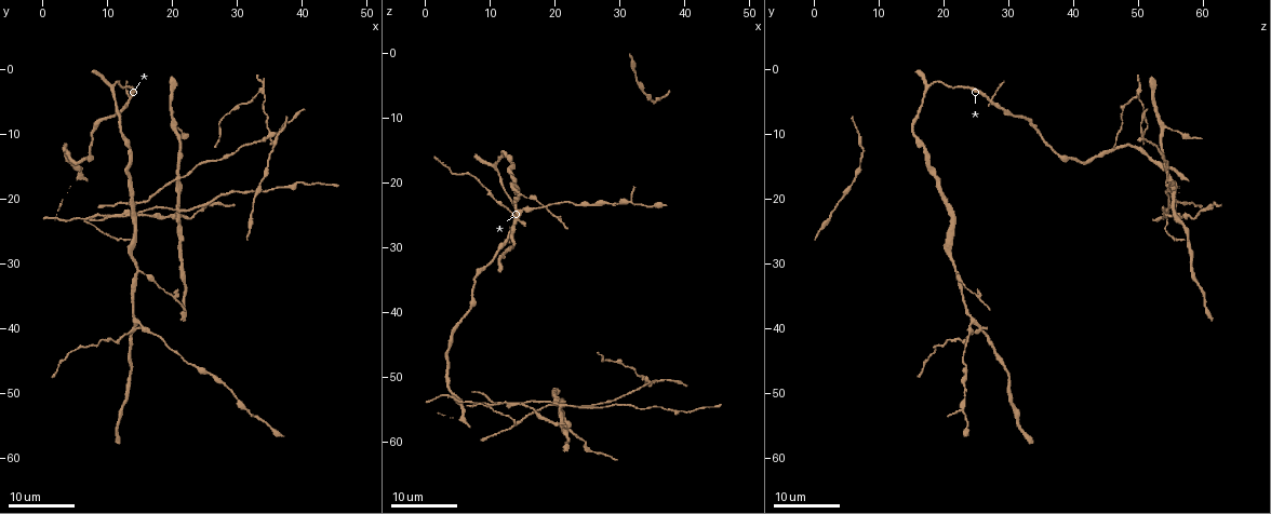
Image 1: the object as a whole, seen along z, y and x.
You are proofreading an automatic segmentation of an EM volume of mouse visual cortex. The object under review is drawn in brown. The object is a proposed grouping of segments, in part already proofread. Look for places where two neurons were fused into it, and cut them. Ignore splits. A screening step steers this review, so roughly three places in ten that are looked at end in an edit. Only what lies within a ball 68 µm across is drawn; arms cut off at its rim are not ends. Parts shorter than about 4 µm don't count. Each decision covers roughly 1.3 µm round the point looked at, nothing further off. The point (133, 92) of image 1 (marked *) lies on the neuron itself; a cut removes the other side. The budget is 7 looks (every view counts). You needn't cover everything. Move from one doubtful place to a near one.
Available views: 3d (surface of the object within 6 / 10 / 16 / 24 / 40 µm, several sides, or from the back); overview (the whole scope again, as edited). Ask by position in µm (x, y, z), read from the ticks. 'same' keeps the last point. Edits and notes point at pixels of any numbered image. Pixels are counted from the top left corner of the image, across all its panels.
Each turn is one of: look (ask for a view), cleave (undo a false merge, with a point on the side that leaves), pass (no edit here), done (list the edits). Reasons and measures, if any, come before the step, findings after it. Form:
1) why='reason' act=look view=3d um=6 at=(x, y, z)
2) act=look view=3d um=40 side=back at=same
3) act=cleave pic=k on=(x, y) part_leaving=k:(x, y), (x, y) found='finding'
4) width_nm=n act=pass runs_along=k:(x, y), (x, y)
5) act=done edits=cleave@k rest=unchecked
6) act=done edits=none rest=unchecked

why='small branch off a trunk' act=look view=3d um=16 at=(13.5, 40.5, 25.5)

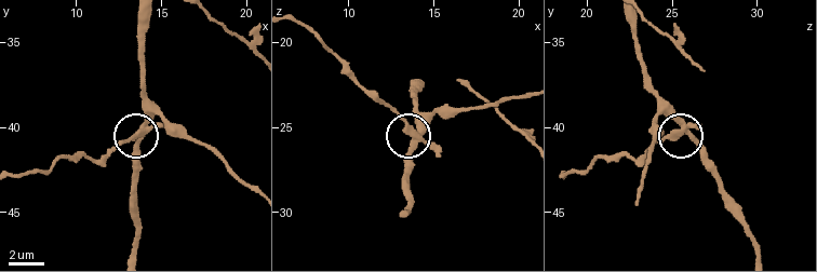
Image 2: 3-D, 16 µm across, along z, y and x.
why='zoom in' act=look view=3d um=6 at=(13.8, 40.3, 26.0)

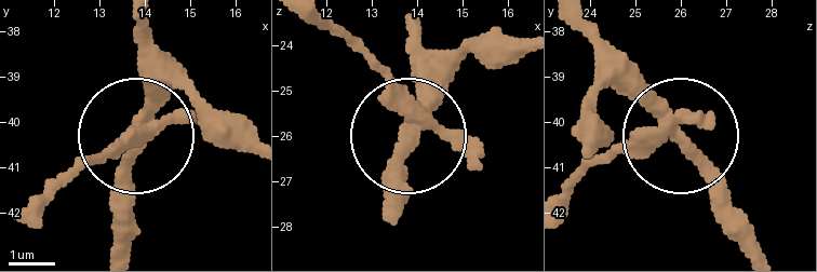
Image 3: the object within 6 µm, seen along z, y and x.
width_nm=320 act=cleave pic=3 on=(476, 166) found='a second neuron is stuck on'

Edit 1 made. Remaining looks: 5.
act=look view=overview

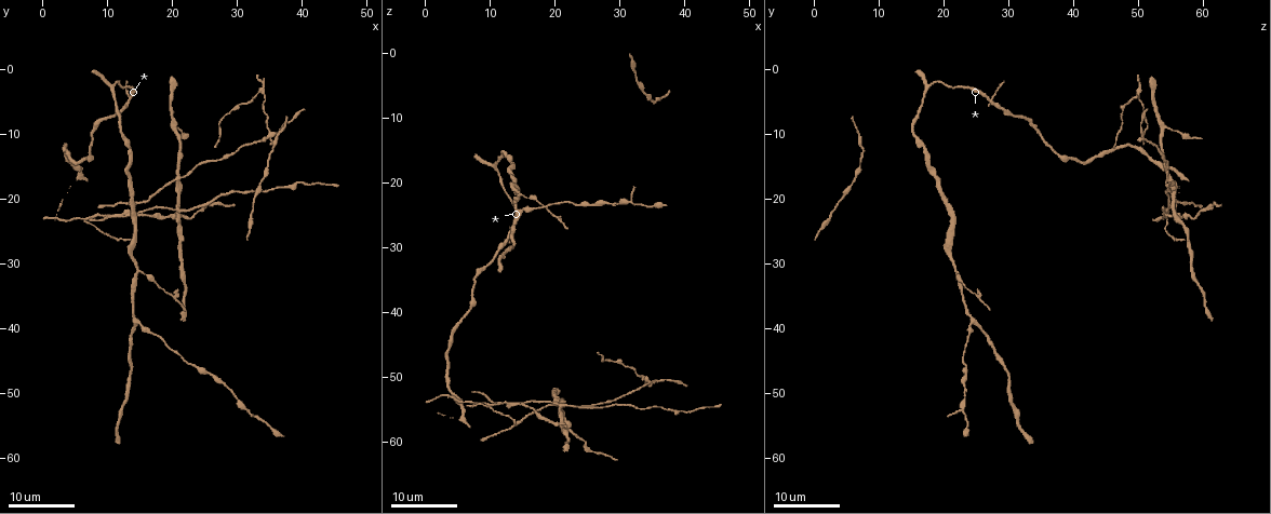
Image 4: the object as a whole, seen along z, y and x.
why='small branch off a trunk' act=look view=3d um=16 at=(32.0, 52.5, 23.0)

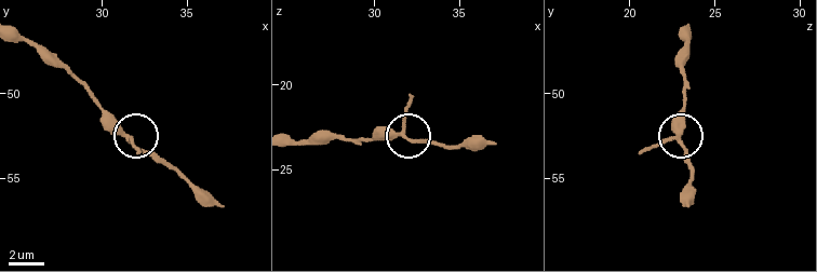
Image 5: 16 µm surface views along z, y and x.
why='zoom in' act=look view=3d um=10 at=(31.6, 52.5, 22.8)

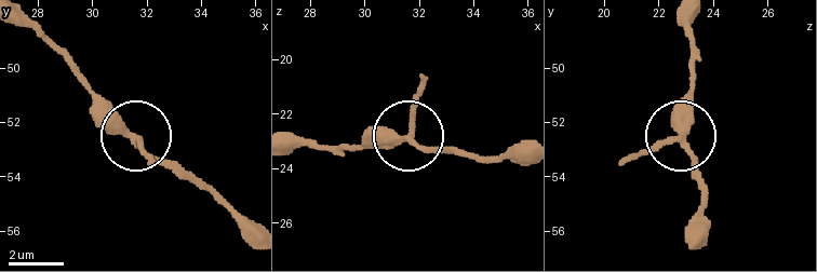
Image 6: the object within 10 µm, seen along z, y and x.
width_nm=240 act=pass runs_along=6:(25, 21), (183, 178) found='all the same neuron'

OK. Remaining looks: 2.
why='three arms meet' act=look view=3d um=16 at=(14.5, 31.5, 22.0)

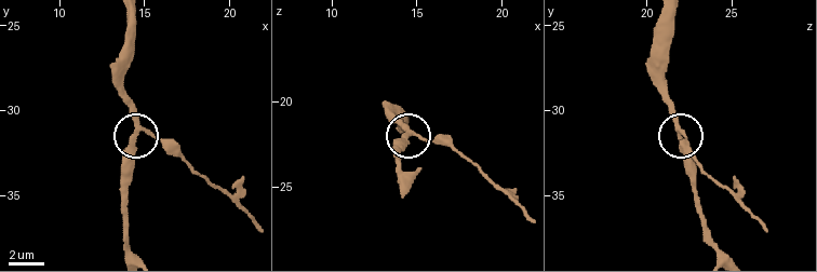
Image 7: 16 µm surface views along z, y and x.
why='closer look' act=look view=3d um=10 at=(14.7, 31.2, 22.0)

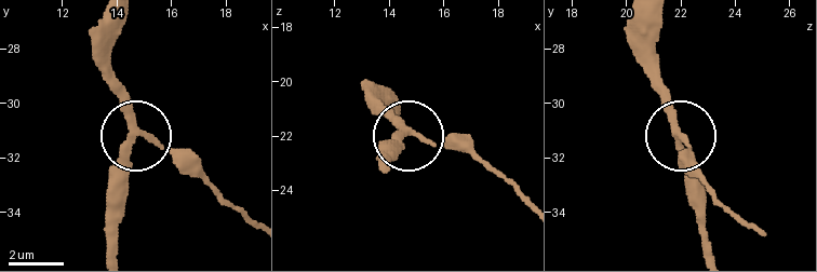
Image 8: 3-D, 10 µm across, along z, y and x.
arms=3 act=pass runs_along=8:(660, 22), (653, 84), (687, 145), (687, 173) found='one neuron here'

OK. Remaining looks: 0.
act=done edits=cleave@3 rest=unchecked

